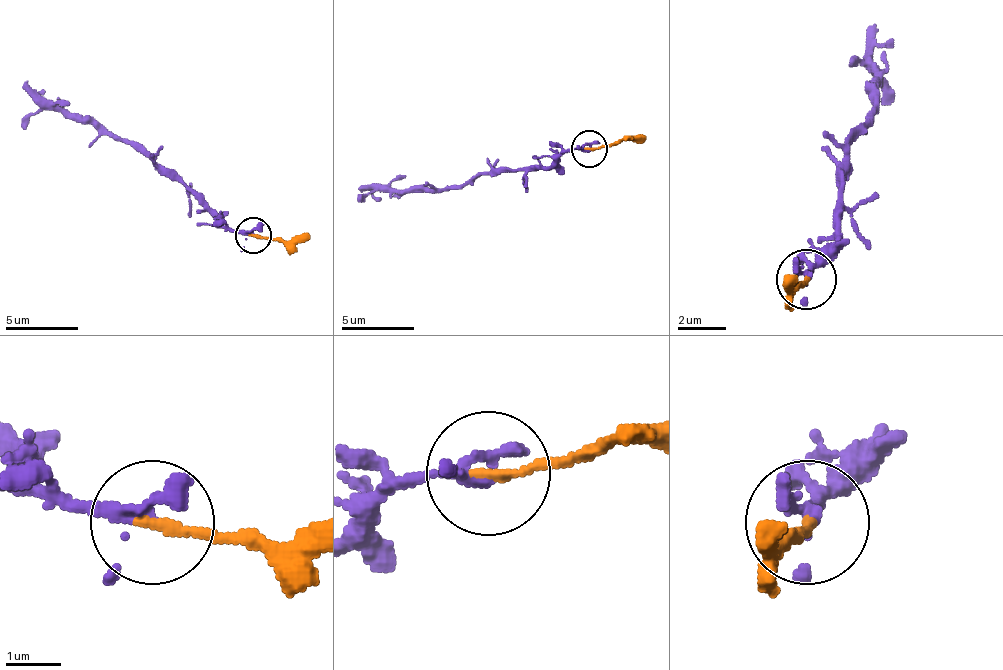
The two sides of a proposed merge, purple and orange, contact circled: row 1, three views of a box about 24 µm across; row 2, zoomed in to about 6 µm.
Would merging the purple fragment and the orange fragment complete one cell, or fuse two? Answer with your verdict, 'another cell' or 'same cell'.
same cell

